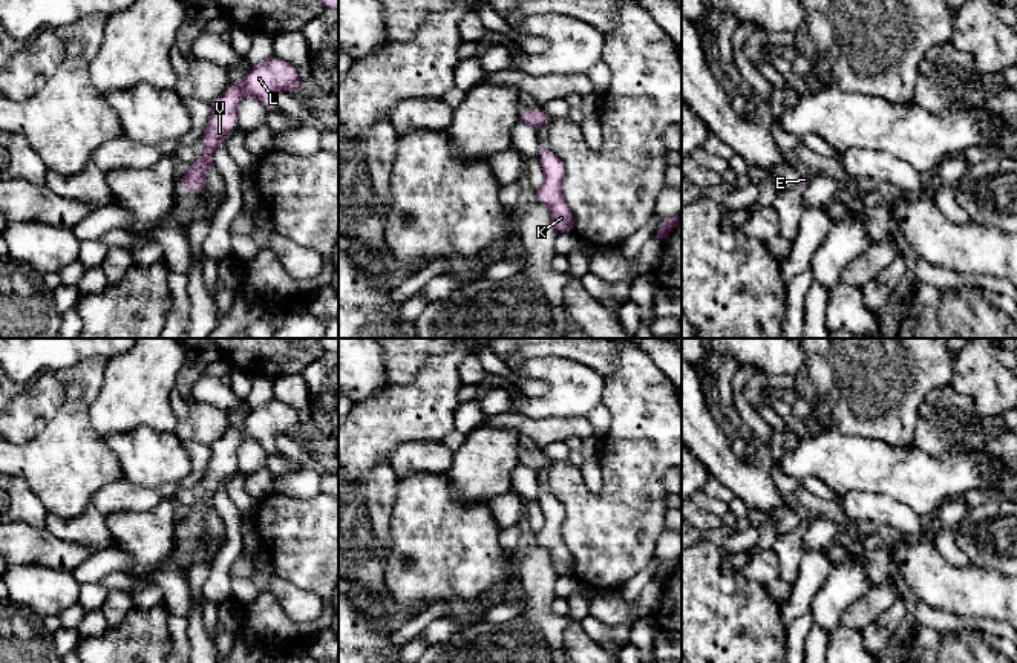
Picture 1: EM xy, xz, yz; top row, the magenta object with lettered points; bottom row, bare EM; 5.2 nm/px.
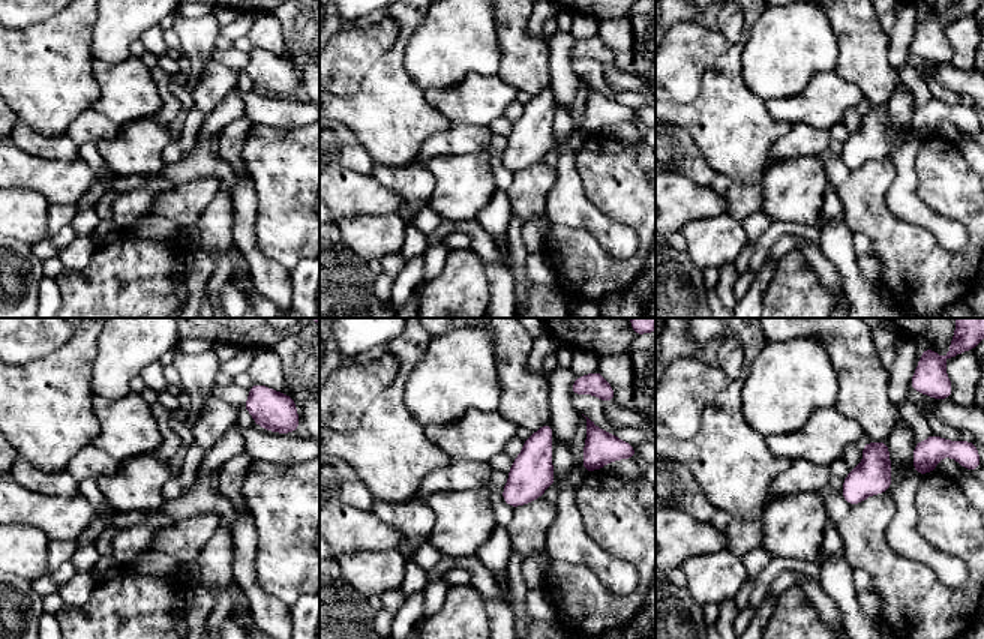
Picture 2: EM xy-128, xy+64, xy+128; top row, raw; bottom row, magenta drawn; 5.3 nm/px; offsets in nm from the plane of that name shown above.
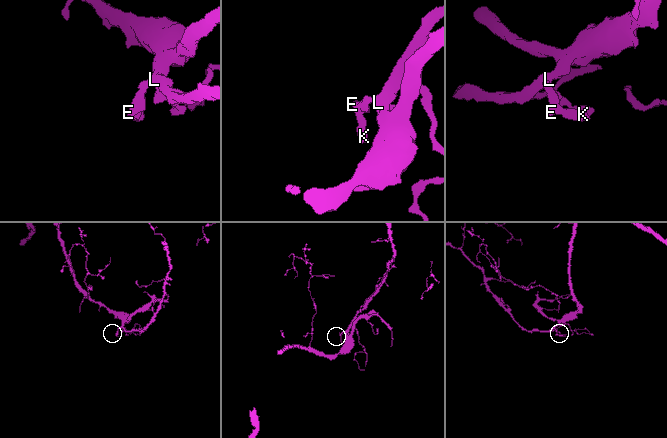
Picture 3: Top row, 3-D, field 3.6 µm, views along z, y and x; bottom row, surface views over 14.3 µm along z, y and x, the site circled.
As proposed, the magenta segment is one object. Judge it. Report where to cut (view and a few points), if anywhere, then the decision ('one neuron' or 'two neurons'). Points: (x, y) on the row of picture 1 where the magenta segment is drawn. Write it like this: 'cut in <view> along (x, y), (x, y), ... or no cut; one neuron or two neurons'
no cut; one neuron

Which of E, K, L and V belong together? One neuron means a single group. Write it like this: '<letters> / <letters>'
E K L V

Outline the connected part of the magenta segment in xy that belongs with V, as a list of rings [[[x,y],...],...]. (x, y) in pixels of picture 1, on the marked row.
[[[276,55],[250,66],[239,86],[228,83],[227,89],[210,103],[211,116],[201,136],[205,153],[188,165],[176,187],[193,191],[204,190],[205,176],[214,167],[213,153],[231,135],[230,127],[237,121],[237,107],[244,96],[256,96],[268,113],[276,113],[279,92],[293,93],[303,87],[306,84],[300,80],[297,69]]]

